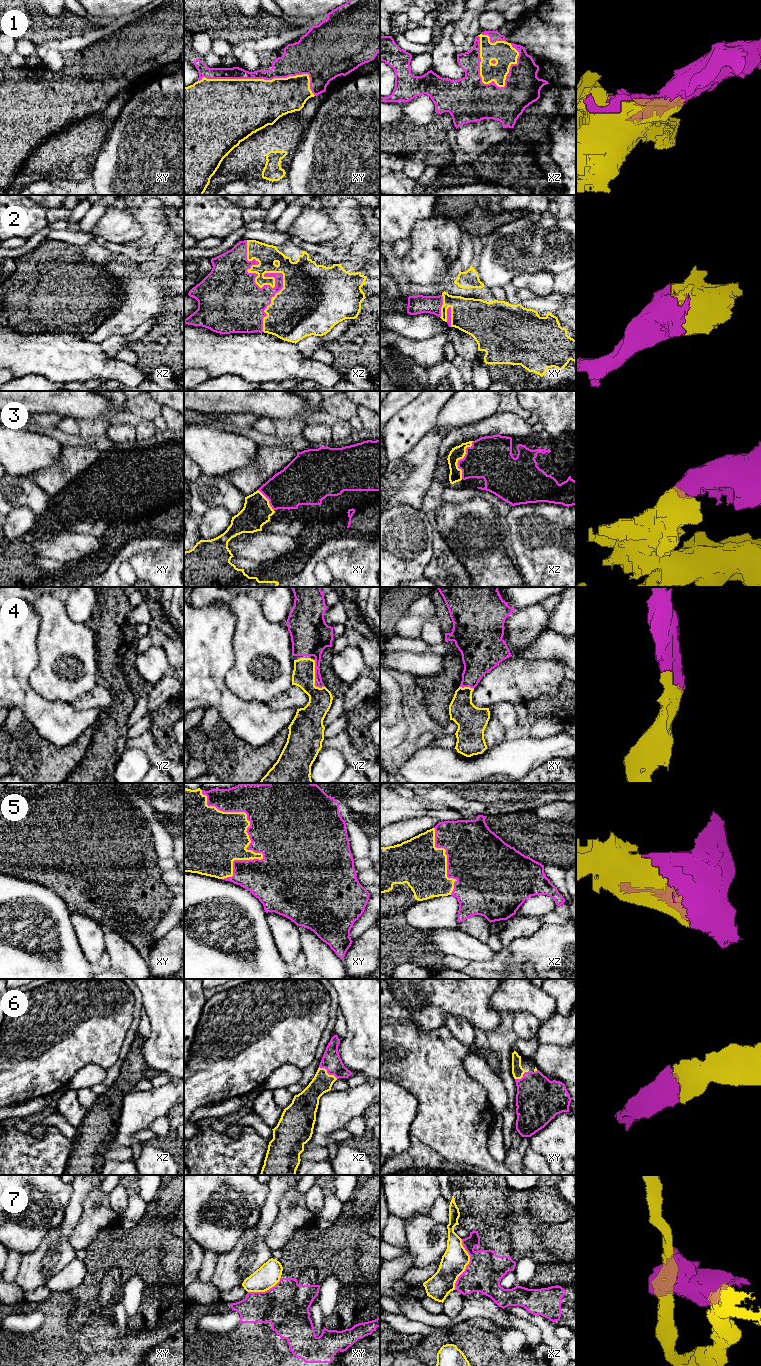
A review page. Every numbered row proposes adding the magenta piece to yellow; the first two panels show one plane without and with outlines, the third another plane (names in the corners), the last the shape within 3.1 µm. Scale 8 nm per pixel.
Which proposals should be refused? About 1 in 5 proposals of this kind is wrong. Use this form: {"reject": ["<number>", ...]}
{"reject": ["7"]}

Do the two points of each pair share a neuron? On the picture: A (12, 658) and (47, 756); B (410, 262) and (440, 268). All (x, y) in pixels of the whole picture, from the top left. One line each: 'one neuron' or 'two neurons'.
A: two neurons
B: one neuron

